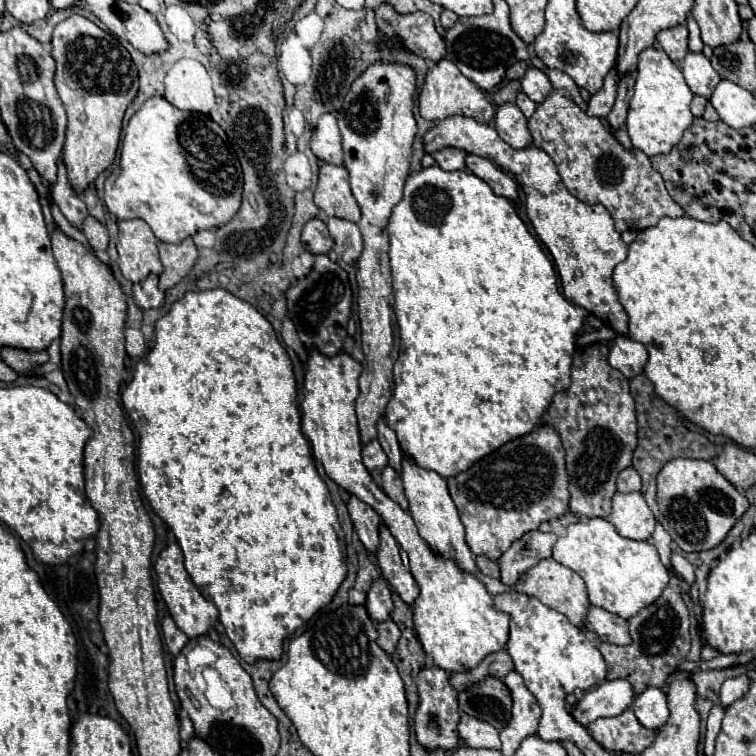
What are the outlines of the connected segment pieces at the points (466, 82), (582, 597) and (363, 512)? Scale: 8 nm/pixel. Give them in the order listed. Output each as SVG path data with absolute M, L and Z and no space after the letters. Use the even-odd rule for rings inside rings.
M443 58L427 72L427 78L425 78L425 84L423 84L423 90L419 96L419 114L425 120L433 120L433 122L445 120L447 116L455 116L455 114L475 118L477 122L491 122L495 116L495 108L485 98L485 94L477 88L477 84L473 84L469 78L465 78L451 60Z
M545 558L545 560L539 560L531 570L527 570L515 584L515 590L521 592L521 594L529 594L529 596L535 596L539 598L545 606L565 614L575 626L583 626L583 620L585 620L585 614L589 610L589 598L587 598L587 590L585 590L585 584L581 580L581 576L577 572L573 572L571 568L555 562L553 558Z
M351 496L349 504L349 516L353 520L353 526L363 542L363 546L371 552L371 554L377 554L377 548L379 548L379 524L381 524L381 518L379 514L367 506L365 502L361 502L357 496Z

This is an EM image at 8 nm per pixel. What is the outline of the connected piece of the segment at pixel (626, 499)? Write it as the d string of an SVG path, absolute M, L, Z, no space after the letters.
M615 492L607 520L617 528L621 536L633 540L649 540L655 528L655 518L639 492Z

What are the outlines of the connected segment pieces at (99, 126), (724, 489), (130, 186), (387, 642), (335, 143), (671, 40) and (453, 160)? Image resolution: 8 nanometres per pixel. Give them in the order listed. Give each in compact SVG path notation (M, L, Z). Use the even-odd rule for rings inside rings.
M73 14L55 26L51 44L51 54L57 62L55 86L69 118L63 162L67 166L69 182L77 192L83 192L115 160L123 114L139 90L137 68L125 46L113 34L79 14ZM85 38L97 40L97 46L85 46L89 44Z
M675 458L665 464L657 476L657 502L663 514L663 528L683 552L715 548L749 508L747 498L711 462L691 458Z
M151 96L131 116L121 143L119 168L105 181L105 204L119 220L141 218L161 242L177 244L199 230L219 228L233 218L241 206L243 172L227 134L207 114L183 112L161 96Z
M389 618L385 622L381 622L377 626L377 632L379 632L379 638L377 638L377 644L387 652L387 654L393 654L395 652L395 646L401 638L401 630L397 628L397 624Z
M333 114L319 116L317 128L313 130L313 138L311 138L311 150L323 162L343 164L341 132L337 126L337 118Z
M677 24L673 28L661 30L657 34L657 42L661 44L661 48L669 54L669 58L673 58L673 62L681 62L681 58L685 58L685 54L689 52L687 48L687 28L685 24Z
M441 148L431 154L435 164L443 170L465 170L465 152L457 148Z

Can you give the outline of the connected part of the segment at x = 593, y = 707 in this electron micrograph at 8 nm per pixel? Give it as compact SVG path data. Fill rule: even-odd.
M605 680L599 686L585 692L585 696L573 706L573 718L583 726L589 726L597 718L611 718L623 714L633 704L635 692L627 680Z

